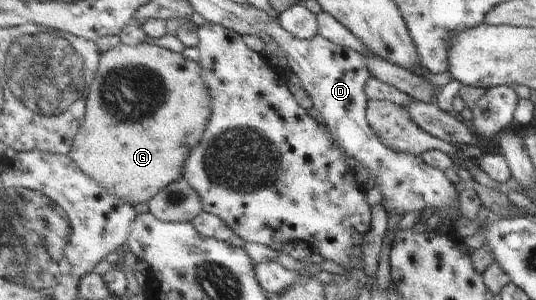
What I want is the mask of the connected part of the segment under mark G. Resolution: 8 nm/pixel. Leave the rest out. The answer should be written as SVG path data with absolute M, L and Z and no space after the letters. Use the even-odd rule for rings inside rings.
M141 42L135 46L119 44L115 49L102 54L98 73L90 84L86 107L86 120L74 141L74 148L70 156L79 165L80 169L90 174L95 181L99 181L99 185L103 185L105 189L111 189L111 193L117 193L119 197L123 197L123 201L129 201L134 206L145 203L145 201L151 201L151 198L155 197L161 189L165 189L167 185L185 178L187 158L195 147L201 143L201 140L205 139L207 126L211 121L211 91L207 81L203 79L203 69L200 62L191 61L182 53L173 52L149 42Z

